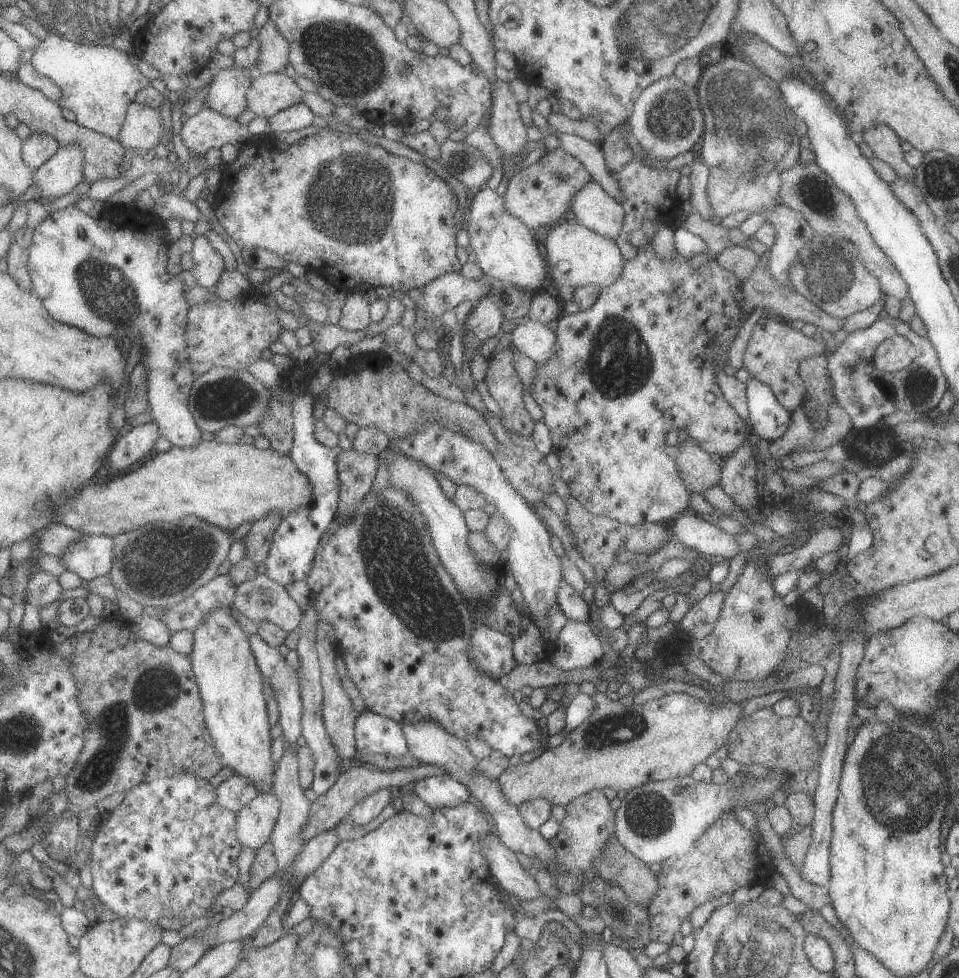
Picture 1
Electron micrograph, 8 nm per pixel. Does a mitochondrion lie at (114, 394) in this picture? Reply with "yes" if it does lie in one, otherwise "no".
no

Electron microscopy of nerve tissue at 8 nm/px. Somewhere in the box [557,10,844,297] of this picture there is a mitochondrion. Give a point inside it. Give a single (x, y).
(743, 121)

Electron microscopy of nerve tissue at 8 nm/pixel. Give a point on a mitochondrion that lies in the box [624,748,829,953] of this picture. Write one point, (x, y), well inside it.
(651, 813)

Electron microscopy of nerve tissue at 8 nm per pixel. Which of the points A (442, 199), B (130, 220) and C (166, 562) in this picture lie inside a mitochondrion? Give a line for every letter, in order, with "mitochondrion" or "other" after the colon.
A: other
B: other
C: mitochondrion

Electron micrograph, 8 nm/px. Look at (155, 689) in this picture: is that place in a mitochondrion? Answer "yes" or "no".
yes

